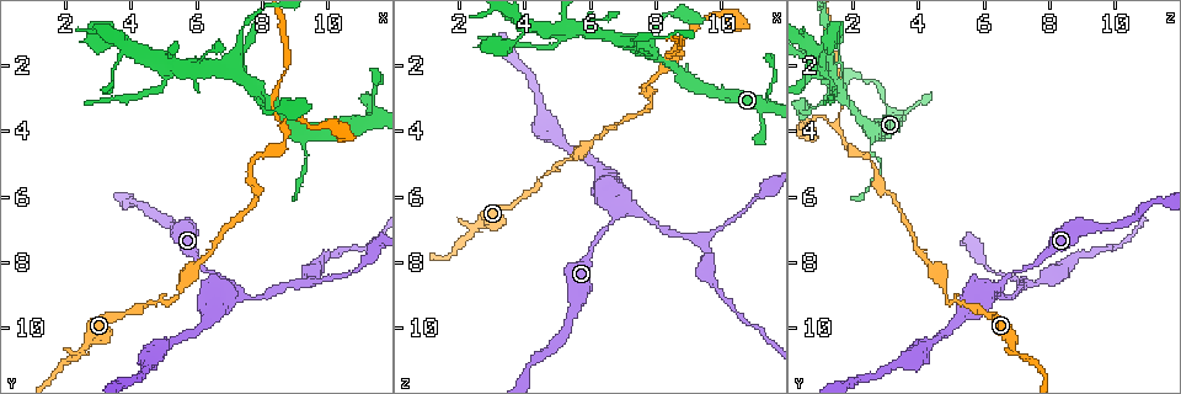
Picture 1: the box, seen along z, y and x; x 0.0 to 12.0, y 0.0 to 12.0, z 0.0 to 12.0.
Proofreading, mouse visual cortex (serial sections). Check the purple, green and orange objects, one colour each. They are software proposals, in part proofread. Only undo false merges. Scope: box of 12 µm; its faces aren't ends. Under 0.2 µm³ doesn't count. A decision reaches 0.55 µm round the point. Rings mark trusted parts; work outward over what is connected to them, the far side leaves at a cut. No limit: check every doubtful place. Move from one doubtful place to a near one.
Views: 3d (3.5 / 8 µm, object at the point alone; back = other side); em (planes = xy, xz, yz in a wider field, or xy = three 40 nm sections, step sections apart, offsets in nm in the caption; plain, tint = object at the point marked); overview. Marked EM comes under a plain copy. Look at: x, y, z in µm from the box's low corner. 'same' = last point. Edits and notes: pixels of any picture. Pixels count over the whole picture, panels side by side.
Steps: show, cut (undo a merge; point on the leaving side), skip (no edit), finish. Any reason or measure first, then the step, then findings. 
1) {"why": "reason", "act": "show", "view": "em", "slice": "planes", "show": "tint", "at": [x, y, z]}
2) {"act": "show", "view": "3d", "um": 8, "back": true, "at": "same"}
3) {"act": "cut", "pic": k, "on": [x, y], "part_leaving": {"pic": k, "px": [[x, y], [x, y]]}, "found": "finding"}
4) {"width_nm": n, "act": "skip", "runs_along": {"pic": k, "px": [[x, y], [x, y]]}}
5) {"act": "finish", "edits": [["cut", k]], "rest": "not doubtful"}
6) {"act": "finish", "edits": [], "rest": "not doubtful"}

{"why": "a fork", "act": "show", "view": "3d", "um": 3.5, "at": [8.6, 3.8, 1.5]}

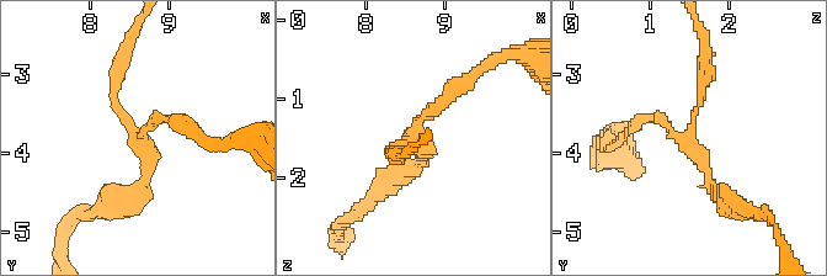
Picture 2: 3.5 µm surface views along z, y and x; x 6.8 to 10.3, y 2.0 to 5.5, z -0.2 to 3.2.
{"why": "now the EM", "act": "show", "view": "em", "slice": "xy", "step": 2, "show": "tint", "at": [8.60, 3.80, 1.55]}

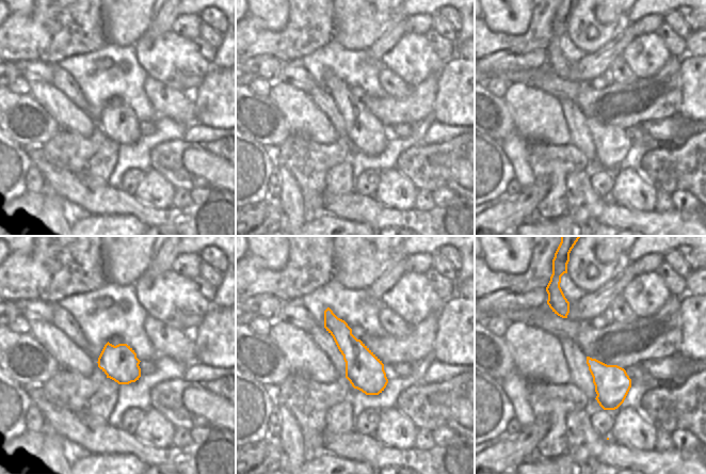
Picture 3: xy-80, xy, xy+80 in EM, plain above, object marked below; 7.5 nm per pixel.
{"arms": 3, "act": "skip", "runs_along": {"pic": 2, "px": [[726, 203], [689, 139], [660, 120], [635, 127]]}, "found": "one cell here"}

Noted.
{"why": "sudden change in width", "act": "show", "view": "3d", "um": 8, "at": [2.4, 10.9, 7.1]}

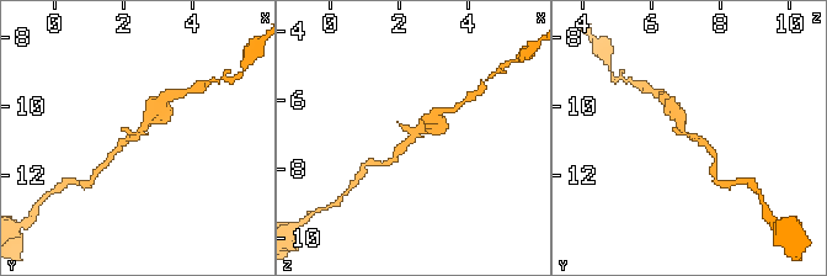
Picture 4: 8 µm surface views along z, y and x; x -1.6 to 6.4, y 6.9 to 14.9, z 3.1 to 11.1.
{"why": "now the EM", "act": "show", "view": "em", "slice": "planes", "show": "tint", "at": [2.3, 10.8, 7.0]}

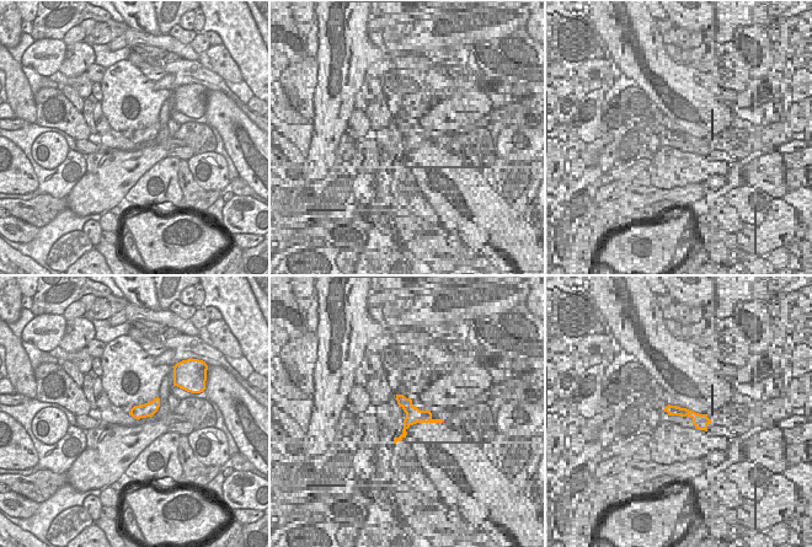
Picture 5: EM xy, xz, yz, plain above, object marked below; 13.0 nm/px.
{"width_nm": 190, "act": "skip", "runs_along": {"pic": 4, "px": [[156, 110], [137, 137], [115, 152]]}, "found": "continuous, no second cell"}

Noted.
{"act": "show", "view": "3d", "um": 3.5, "at": [9.2, 8.7, 7.3]}

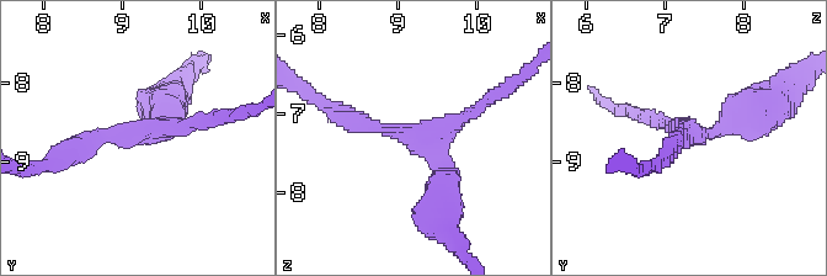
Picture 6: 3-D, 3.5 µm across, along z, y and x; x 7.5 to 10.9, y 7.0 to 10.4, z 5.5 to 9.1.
{"arms": 3, "arm_widths_nm": [200, 200, 300], "why": "shape alone is not enough", "act": "show", "view": "em", "slice": "xy", "step": 2, "show": "tint", "at": [9.20, 8.70, 7.30]}

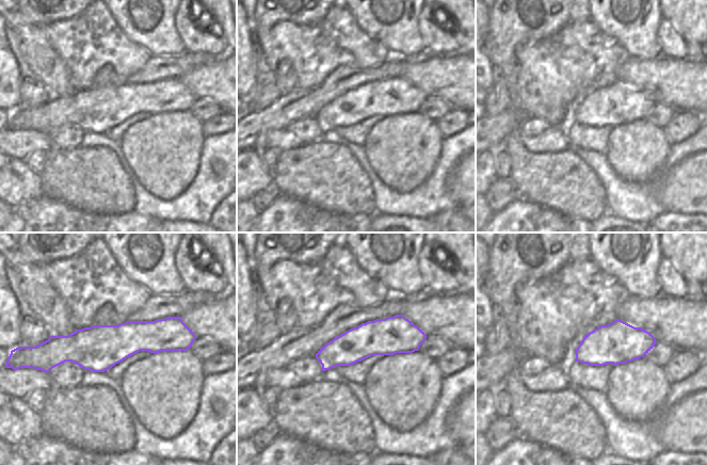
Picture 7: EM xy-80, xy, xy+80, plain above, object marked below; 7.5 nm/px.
{"why": "another direction", "act": "show", "view": "em", "slice": "planes", "show": "tint", "at": "same"}

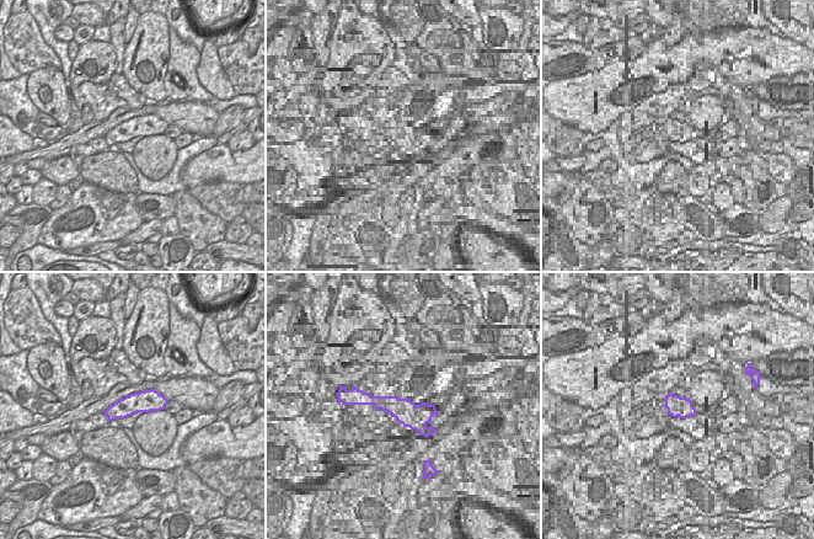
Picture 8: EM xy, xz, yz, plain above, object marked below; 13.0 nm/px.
{"width_nm": 280, "act": "skip", "runs_along": {"pic": 6, "px": [[341, 112], [431, 153], [443, 201]]}, "found": "all the same cell"}

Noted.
{"act": "finish", "edits": [], "rest": "not doubtful"}

